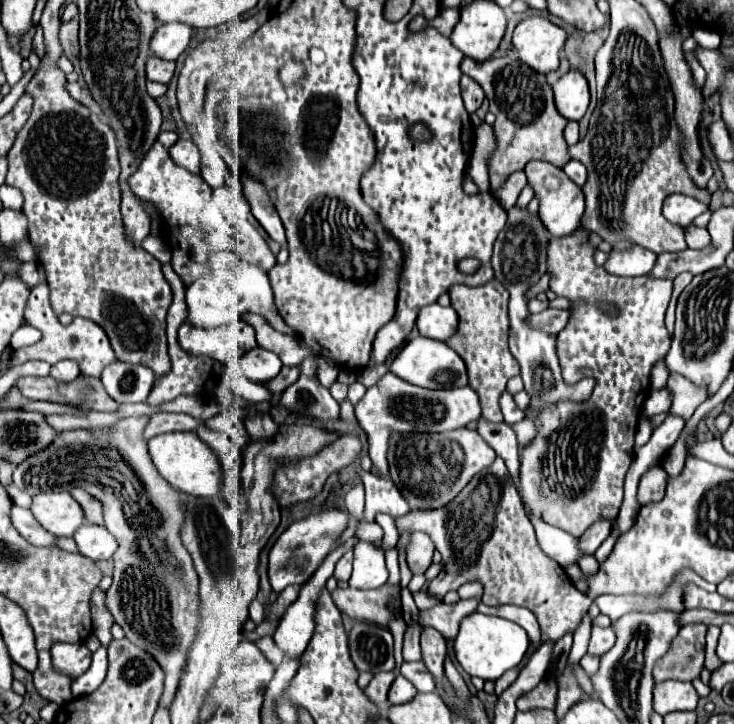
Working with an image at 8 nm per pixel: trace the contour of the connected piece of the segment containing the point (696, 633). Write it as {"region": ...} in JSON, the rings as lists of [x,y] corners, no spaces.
{"region":[[[689,623],[679,629],[669,653],[653,669],[657,683],[667,679],[693,681],[699,677],[705,659],[705,631],[707,625],[703,623]]]}

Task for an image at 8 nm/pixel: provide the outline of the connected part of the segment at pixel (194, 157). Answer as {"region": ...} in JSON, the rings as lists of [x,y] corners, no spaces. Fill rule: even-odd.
{"region":[[[179,139],[169,149],[169,155],[177,165],[185,167],[189,173],[199,173],[201,171],[201,153],[199,153],[199,147],[193,141]]]}

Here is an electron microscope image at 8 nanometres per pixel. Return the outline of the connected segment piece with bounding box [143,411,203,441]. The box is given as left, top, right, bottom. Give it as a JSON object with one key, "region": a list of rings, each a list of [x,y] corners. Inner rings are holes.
{"region":[[[153,413],[149,415],[149,423],[143,431],[143,441],[149,441],[151,437],[157,437],[161,433],[169,431],[195,431],[199,425],[203,425],[201,419],[195,419],[185,413]]]}

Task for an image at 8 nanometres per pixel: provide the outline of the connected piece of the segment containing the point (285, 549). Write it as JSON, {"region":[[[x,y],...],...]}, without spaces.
{"region":[[[327,509],[311,513],[307,519],[301,519],[293,523],[289,529],[285,529],[269,551],[269,581],[273,591],[281,593],[287,585],[305,583],[321,565],[325,555],[335,549],[335,543],[339,541],[341,533],[347,527],[347,521],[349,521],[347,513],[337,509]]]}

